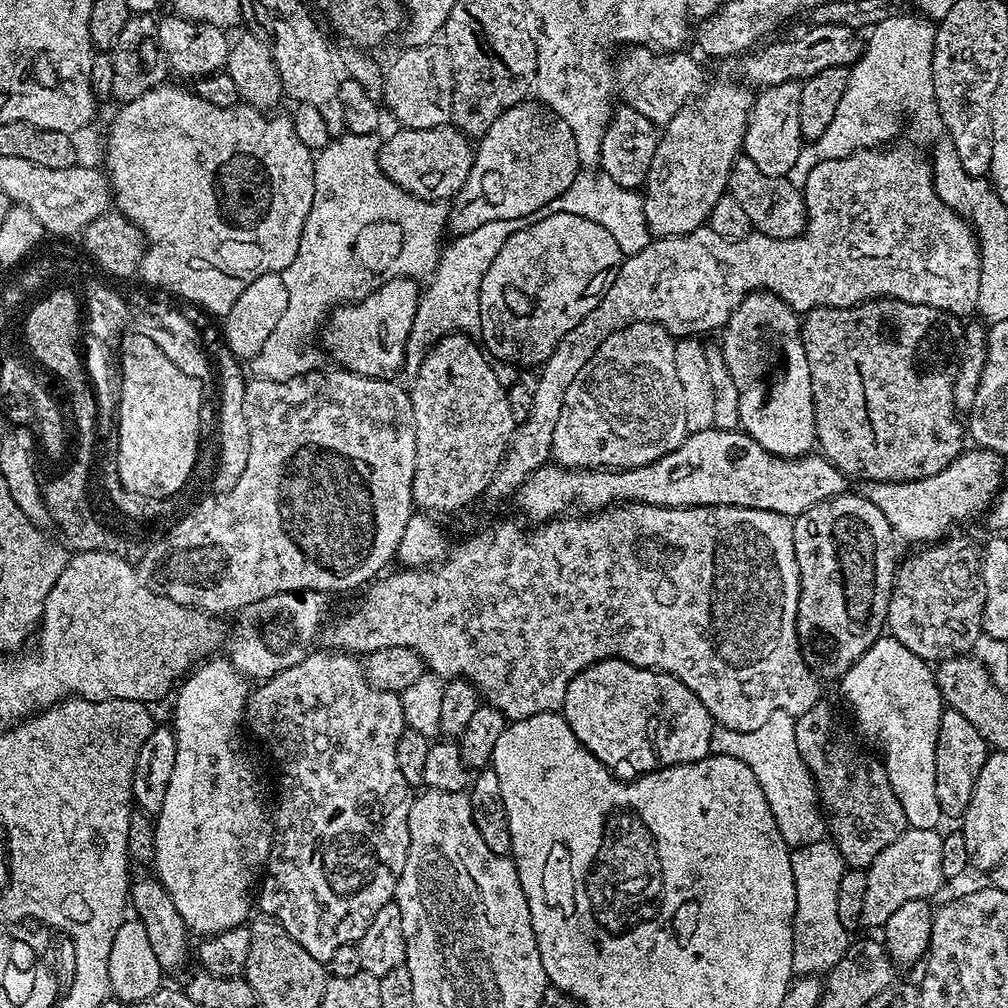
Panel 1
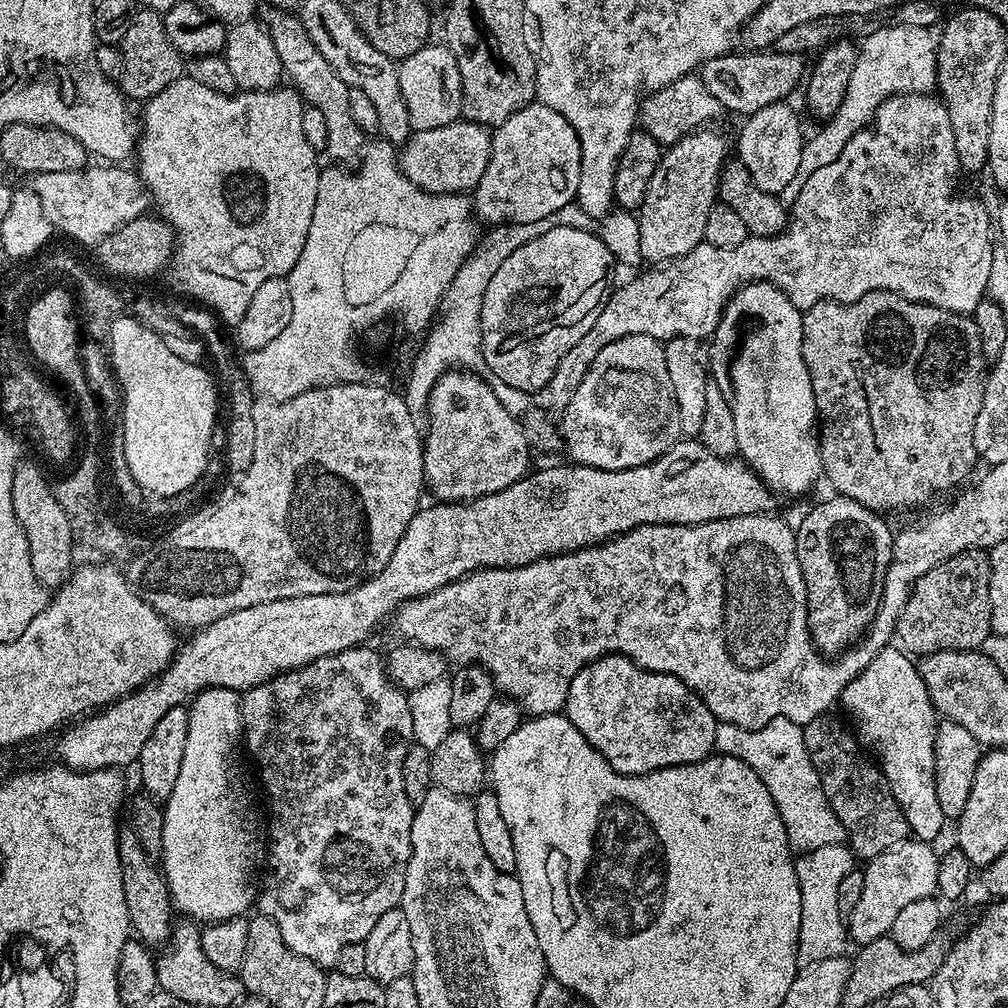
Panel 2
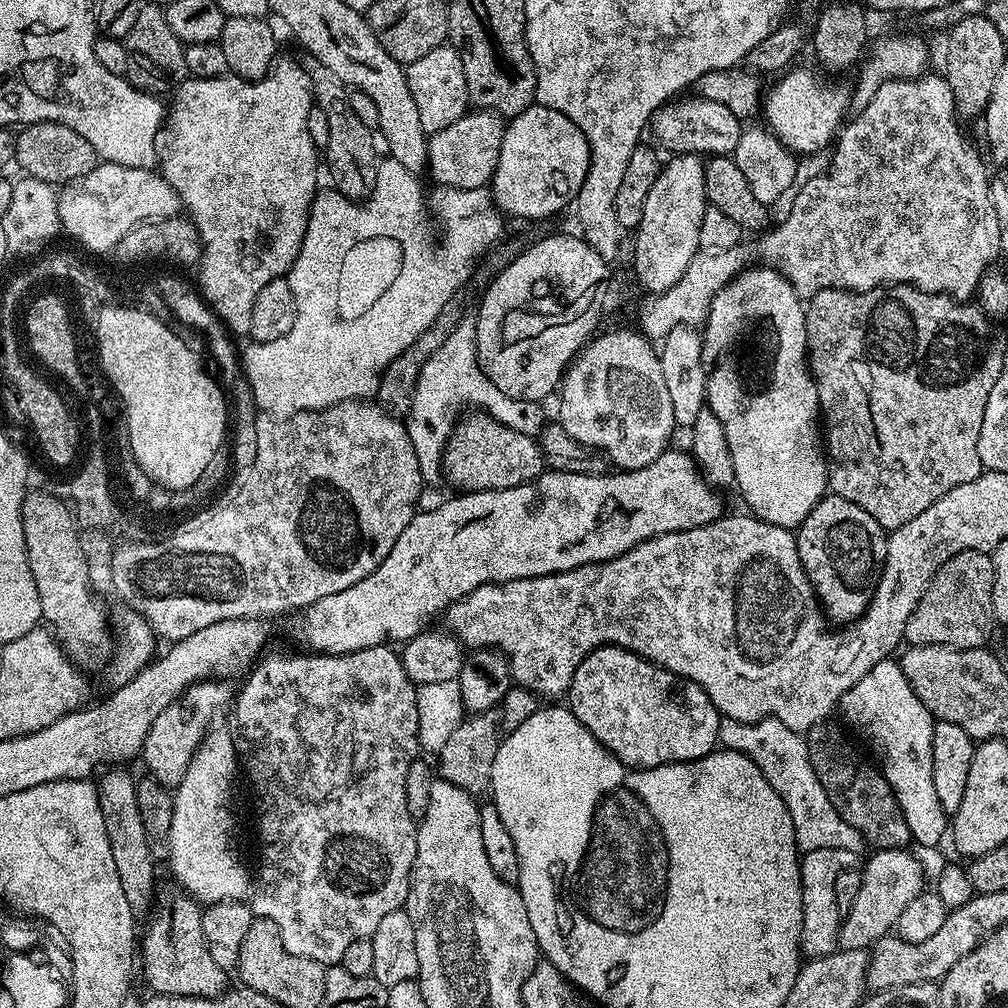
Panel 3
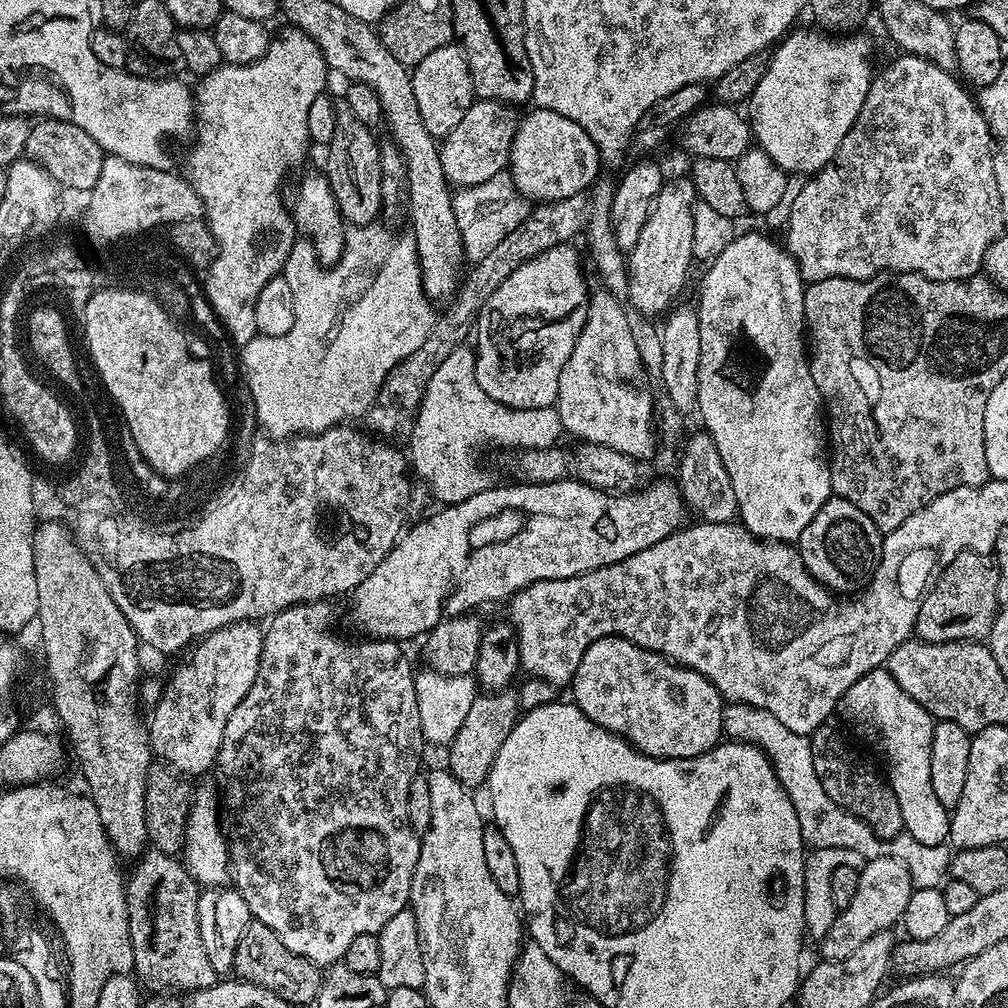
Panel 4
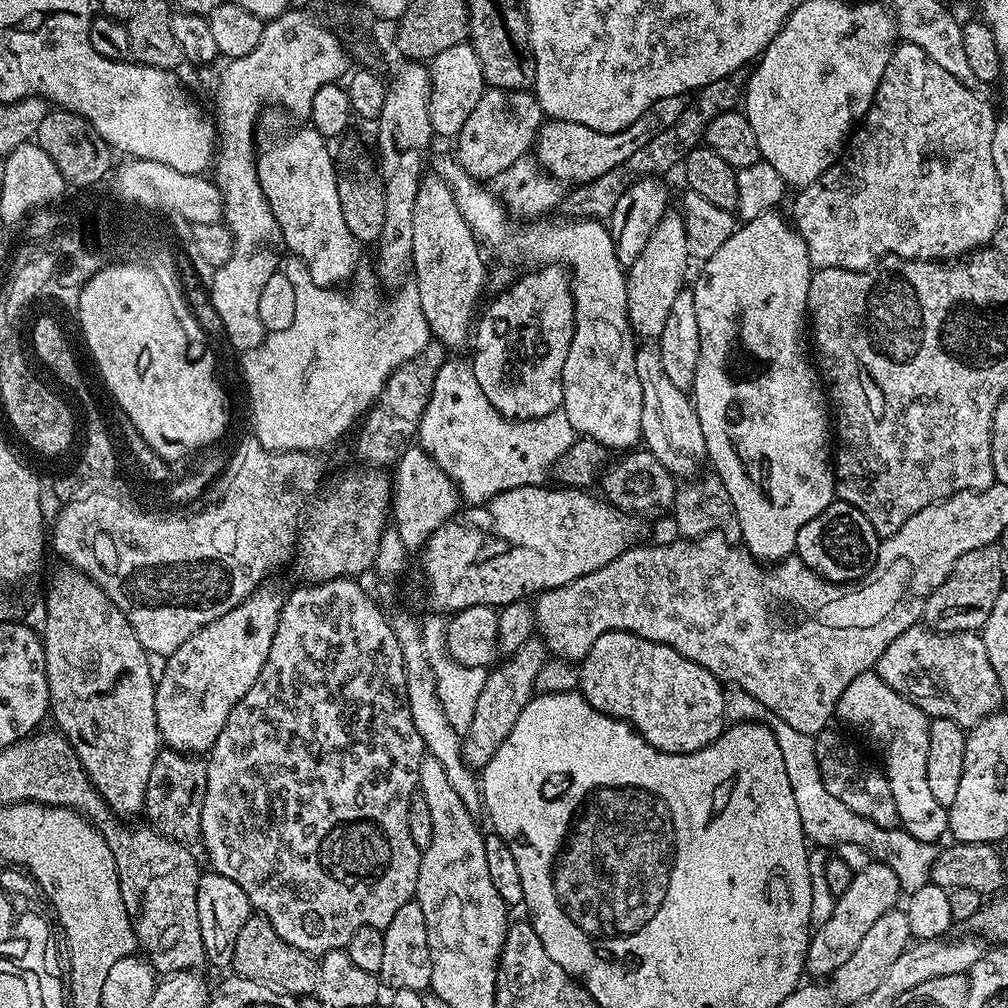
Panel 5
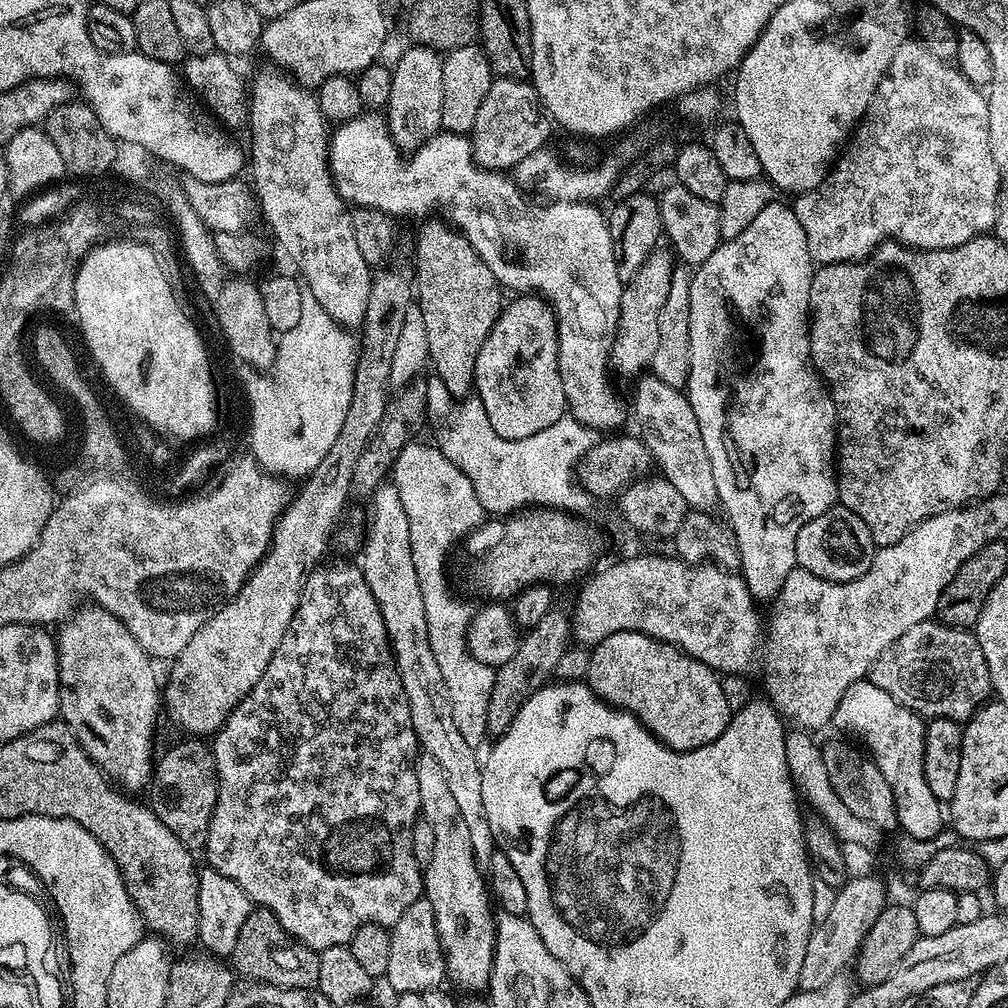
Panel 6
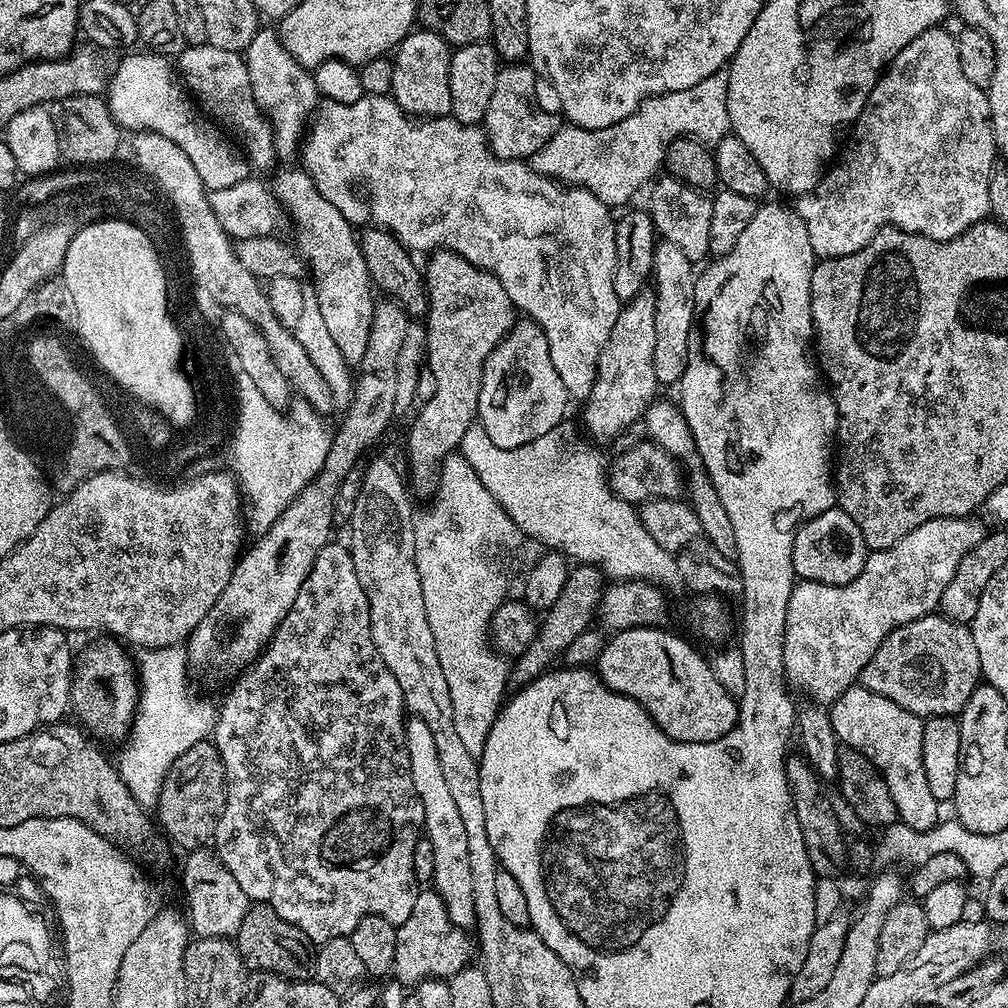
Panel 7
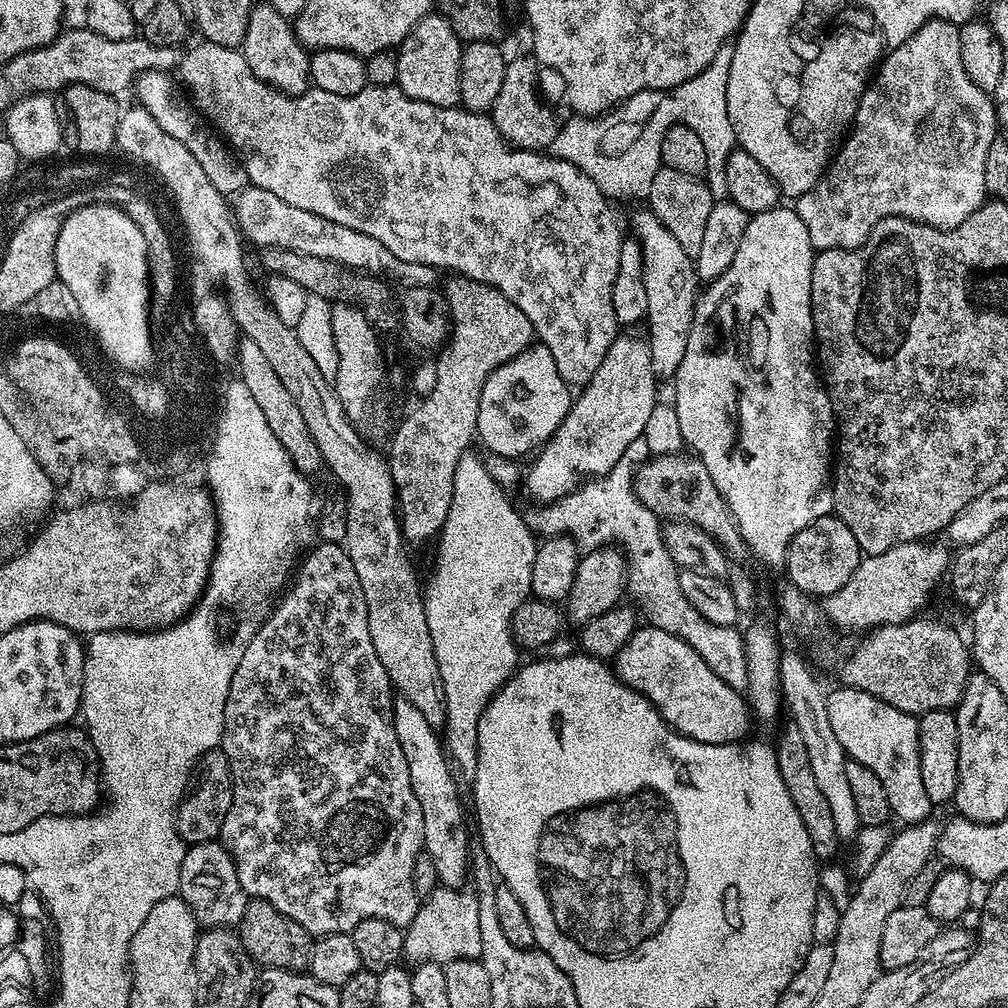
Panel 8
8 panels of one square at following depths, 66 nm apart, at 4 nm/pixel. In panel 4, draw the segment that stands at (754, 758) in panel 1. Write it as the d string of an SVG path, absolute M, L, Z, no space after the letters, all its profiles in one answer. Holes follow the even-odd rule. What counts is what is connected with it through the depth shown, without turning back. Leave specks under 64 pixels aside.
M725 703L724 713L722 714L723 735L729 741L739 742L741 744L753 744L760 748L766 755L768 761L774 766L774 774L778 774L778 782L782 782L782 790L788 789L788 784L816 784L818 774L814 770L814 754L810 754L810 739L802 734L794 734L794 730L789 730L774 714L770 714L761 708L755 708L749 704Z

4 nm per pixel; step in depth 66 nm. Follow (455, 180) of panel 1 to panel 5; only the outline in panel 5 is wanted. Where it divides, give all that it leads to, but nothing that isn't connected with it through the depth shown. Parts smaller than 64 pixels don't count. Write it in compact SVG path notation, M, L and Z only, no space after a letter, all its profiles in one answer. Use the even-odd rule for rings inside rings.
M488 88L478 98L478 106L466 118L462 130L454 138L456 156L461 168L477 182L492 182L506 166L525 159L533 149L540 125L546 117L531 91L511 92L501 88Z

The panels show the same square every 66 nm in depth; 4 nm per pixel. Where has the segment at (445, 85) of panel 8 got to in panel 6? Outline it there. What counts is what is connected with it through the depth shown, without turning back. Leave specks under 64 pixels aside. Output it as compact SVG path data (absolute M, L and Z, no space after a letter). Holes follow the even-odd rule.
M408 46L408 49L397 58L396 64L391 65L392 77L394 82L390 89L390 102L386 109L386 119L388 129L392 135L392 141L398 145L401 153L411 154L431 136L441 131L440 123L442 122L442 66L444 61L441 53L434 48L422 48L419 46Z

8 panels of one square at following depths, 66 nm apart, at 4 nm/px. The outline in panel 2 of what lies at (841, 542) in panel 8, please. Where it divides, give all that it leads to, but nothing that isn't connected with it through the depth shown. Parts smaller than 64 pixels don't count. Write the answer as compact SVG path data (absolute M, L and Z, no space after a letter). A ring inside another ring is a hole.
M846 496L833 497L814 505L795 529L796 553L806 582L808 629L817 652L828 658L848 651L872 627L882 602L894 539L883 515Z

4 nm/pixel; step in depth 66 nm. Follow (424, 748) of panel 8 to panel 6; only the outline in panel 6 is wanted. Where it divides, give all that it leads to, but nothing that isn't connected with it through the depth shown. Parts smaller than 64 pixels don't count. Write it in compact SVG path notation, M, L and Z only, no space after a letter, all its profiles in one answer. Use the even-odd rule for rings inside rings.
M427 754L417 755L416 777L418 778L418 798L423 819L434 826L434 858L423 869L424 890L423 899L430 902L434 910L434 922L438 930L440 945L444 951L444 967L449 981L453 980L468 994L480 994L488 987L488 979L492 973L492 959L496 945L496 921L494 906L490 901L490 890L486 885L485 873L477 866L474 850L470 847L470 834L466 831L466 822L458 811L455 799L450 795L446 786L446 777L438 767L438 762Z

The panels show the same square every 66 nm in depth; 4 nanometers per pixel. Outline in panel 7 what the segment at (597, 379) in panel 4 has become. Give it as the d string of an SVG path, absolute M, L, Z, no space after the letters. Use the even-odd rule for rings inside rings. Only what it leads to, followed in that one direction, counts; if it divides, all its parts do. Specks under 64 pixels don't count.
M364 95L358 102L339 104L333 100L324 100L317 107L306 128L306 139L302 144L304 161L302 167L314 186L354 226L364 226L371 222L375 227L385 228L398 238L398 242L409 253L424 252L431 254L437 249L456 252L466 262L478 266L487 272L493 272L502 282L506 294L510 294L510 302L527 319L533 320L546 334L546 342L550 346L550 362L554 362L554 370L558 370L558 378L562 378L562 386L566 386L569 397L573 401L583 402L588 399L590 390L596 381L598 358L606 346L606 338L610 338L610 330L614 330L614 322L618 318L622 301L614 294L614 274L616 273L616 220L613 209L609 208L590 190L561 184L548 176L539 176L531 163L522 160L499 160L488 145L488 138L483 127L475 124L463 124L453 120L451 115L431 118L413 118L402 111L391 95Z

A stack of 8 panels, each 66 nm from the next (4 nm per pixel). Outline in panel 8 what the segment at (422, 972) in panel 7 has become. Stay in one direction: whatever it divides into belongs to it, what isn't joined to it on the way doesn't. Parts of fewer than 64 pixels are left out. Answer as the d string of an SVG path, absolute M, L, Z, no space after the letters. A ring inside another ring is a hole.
M438 886L431 894L423 897L420 908L404 929L405 961L412 960L413 965L424 964L429 960L438 965L446 965L455 960L479 960L482 954L482 930L478 928L478 898L475 891L460 892L456 886Z

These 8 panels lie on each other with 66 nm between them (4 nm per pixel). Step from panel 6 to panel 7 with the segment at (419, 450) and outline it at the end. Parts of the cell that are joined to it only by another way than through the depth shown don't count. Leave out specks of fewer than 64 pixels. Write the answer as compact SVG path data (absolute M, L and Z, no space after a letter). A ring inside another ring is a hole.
M458 452L444 460L437 473L436 491L432 504L424 513L415 517L414 566L418 566L418 582L422 582L422 602L426 602L426 619L434 634L434 650L438 650L438 662L442 662L442 674L446 674L446 686L450 686L450 706L454 706L454 730L477 758L483 756L486 738L496 721L496 714L505 703L504 690L510 684L510 664L501 653L490 647L492 615L499 604L504 603L508 592L508 576L500 555L516 544L516 523L502 510L493 495L482 485L478 474Z

